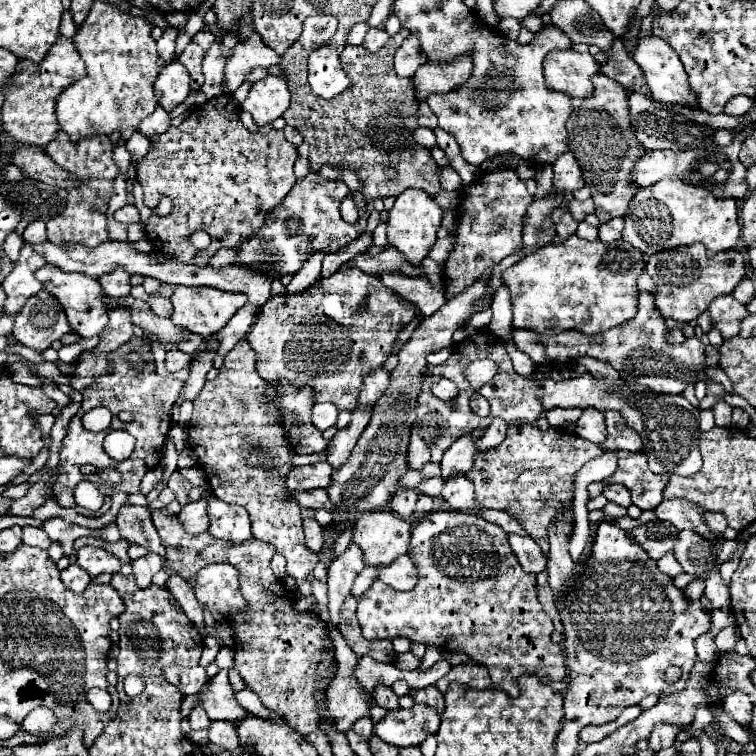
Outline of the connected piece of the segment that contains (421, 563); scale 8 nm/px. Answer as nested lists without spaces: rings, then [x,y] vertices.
[[[436,511],[436,515],[430,513],[412,529],[408,555],[418,569],[418,585],[412,591],[394,591],[392,587],[374,581],[358,599],[358,623],[366,639],[394,639],[402,635],[410,641],[436,645],[440,651],[462,651],[476,663],[488,667],[494,687],[510,695],[518,695],[516,681],[520,675],[538,675],[542,683],[562,681],[566,677],[566,655],[562,653],[562,647],[550,639],[554,627],[552,619],[536,599],[536,577],[520,567],[502,527],[488,523],[478,515]]]

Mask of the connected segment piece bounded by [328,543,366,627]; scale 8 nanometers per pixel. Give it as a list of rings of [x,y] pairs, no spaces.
[[[352,543],[348,547],[348,551],[340,557],[336,557],[328,569],[328,597],[330,597],[328,607],[330,607],[330,617],[336,627],[338,627],[342,603],[350,595],[354,579],[358,577],[358,573],[364,567],[366,567],[366,563],[362,559],[362,551]]]

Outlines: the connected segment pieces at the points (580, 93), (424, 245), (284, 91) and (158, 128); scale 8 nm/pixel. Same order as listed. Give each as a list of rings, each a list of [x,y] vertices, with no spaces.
[[[550,51],[544,63],[544,79],[552,91],[586,99],[592,95],[592,75],[600,73],[590,53]]]
[[[406,189],[402,195],[396,197],[396,203],[388,215],[390,215],[388,217],[388,245],[398,249],[406,257],[406,261],[410,261],[412,265],[420,265],[422,259],[428,255],[430,247],[434,247],[436,231],[442,219],[442,209],[426,191]]]
[[[268,75],[262,81],[256,81],[248,97],[242,103],[242,109],[248,111],[258,127],[272,123],[282,117],[290,105],[290,91],[284,79]]]
[[[156,107],[156,111],[140,123],[138,131],[142,131],[142,135],[150,139],[152,135],[160,135],[162,131],[166,131],[166,127],[170,127],[170,115],[162,107]]]

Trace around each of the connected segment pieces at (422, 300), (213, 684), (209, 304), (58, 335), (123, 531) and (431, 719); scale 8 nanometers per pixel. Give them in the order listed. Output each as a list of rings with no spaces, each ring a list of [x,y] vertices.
[[[384,271],[380,279],[386,287],[394,289],[404,299],[410,299],[422,315],[432,315],[442,307],[442,303],[446,303],[444,285],[432,285],[426,277],[406,277],[400,271]]]
[[[220,669],[210,681],[208,685],[196,693],[196,695],[184,695],[182,703],[180,703],[180,713],[182,717],[188,717],[190,711],[202,703],[204,711],[208,713],[208,717],[212,721],[232,721],[236,723],[238,719],[244,717],[244,709],[238,705],[238,701],[234,699],[234,691],[232,685],[228,681],[228,671]]]
[[[178,285],[174,295],[170,297],[172,305],[174,305],[174,313],[172,313],[172,323],[180,325],[192,333],[198,333],[202,337],[208,337],[216,331],[220,331],[230,317],[246,303],[246,295],[236,295],[236,293],[226,293],[226,291],[218,291],[212,287],[182,287]]]
[[[44,289],[26,301],[14,319],[12,329],[12,335],[18,343],[38,353],[48,349],[54,341],[60,341],[66,333],[70,333],[70,325],[62,305]]]
[[[136,505],[120,507],[116,525],[122,539],[126,539],[128,543],[146,547],[150,553],[160,555],[162,563],[166,563],[166,549],[162,547],[156,527],[152,525],[150,507],[136,507]]]
[[[414,705],[410,709],[390,711],[380,723],[374,725],[376,735],[394,747],[416,747],[428,735],[438,731],[440,717],[432,707]]]

